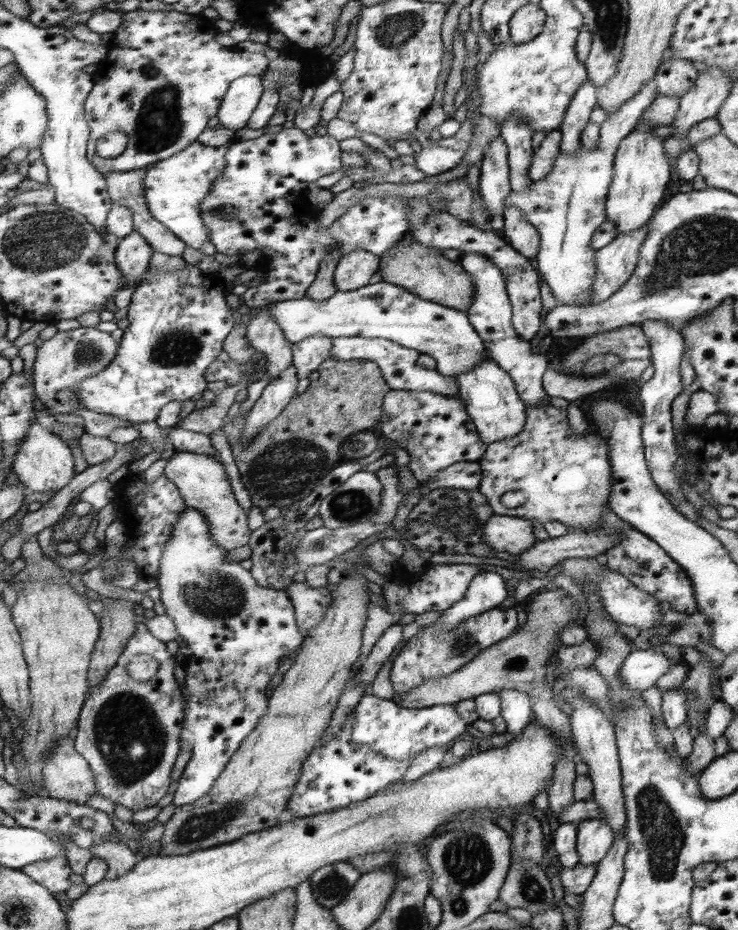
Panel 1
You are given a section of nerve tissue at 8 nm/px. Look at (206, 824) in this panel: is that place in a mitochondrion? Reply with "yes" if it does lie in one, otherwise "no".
yes

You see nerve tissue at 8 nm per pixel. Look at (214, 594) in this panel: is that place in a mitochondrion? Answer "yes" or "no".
yes

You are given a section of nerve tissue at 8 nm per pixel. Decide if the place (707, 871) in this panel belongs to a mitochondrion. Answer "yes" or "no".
no

